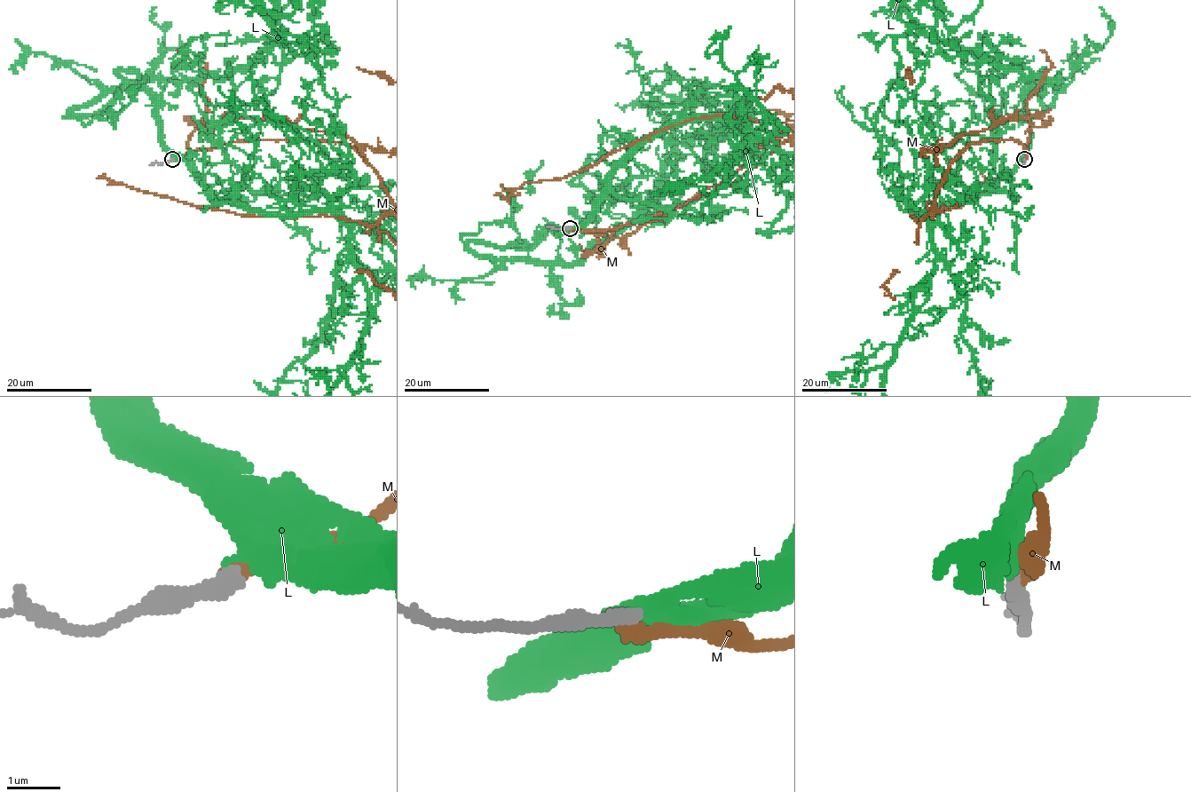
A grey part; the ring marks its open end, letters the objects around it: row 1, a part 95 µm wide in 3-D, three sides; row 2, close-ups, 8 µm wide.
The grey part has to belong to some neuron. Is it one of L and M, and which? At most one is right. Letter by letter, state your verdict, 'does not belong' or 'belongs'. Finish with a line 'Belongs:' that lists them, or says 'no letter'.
L: does not belong
M: belongs
Belongs: M

